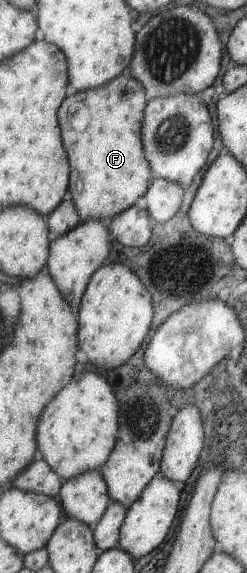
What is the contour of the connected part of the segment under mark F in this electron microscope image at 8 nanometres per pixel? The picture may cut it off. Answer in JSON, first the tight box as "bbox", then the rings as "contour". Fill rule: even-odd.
{"bbox":[57,72,153,222],"contour":[[[128,72],[115,76],[115,79],[99,88],[76,91],[61,102],[57,118],[71,168],[68,193],[81,221],[91,218],[107,222],[113,215],[129,208],[147,191],[153,175],[145,161],[142,140],[139,138],[143,106],[143,86],[135,82]],[[75,118],[87,118],[79,120],[79,124],[87,122],[87,126],[83,130],[75,130]]]}

